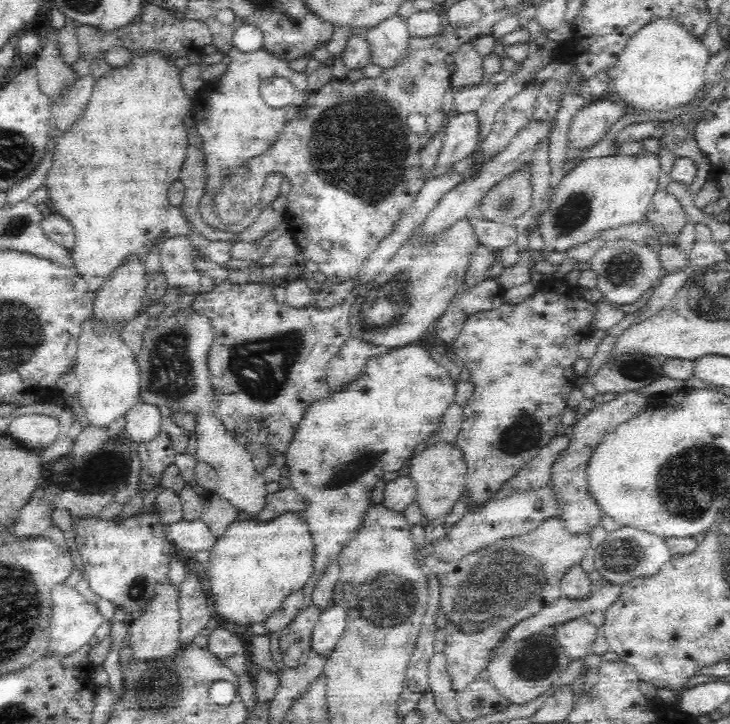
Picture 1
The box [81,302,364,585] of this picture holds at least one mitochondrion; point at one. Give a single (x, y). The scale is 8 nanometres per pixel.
(259, 368)

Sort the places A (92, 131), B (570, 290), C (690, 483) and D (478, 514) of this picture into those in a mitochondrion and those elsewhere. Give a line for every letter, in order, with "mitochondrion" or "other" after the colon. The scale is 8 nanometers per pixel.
A: other
B: other
C: mitochondrion
D: other

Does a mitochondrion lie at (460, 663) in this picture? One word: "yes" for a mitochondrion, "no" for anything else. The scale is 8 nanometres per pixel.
no

